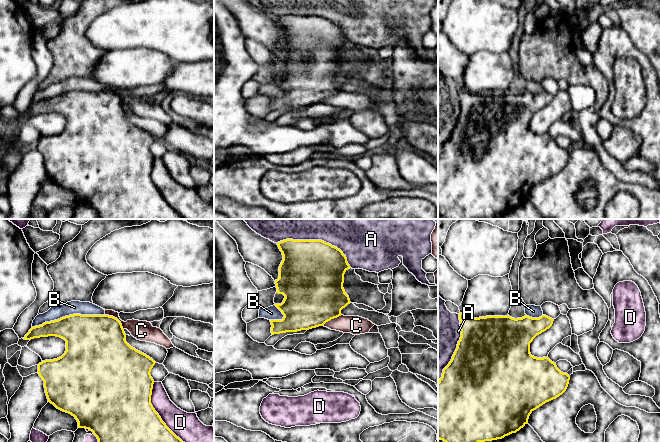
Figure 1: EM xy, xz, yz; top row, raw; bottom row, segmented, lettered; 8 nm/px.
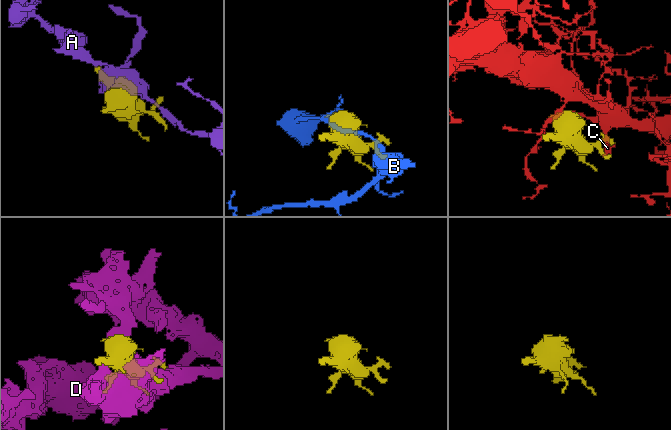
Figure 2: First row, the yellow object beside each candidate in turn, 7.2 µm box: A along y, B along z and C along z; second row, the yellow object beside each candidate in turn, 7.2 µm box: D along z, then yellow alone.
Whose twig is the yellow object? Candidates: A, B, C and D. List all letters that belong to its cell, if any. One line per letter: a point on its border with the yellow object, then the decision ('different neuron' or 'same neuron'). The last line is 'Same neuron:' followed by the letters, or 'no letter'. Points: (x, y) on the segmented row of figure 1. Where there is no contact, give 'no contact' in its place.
A: contact xz (317, 240); different neuron
B: contact xy (69, 315); different neuron
C: contact xy (116, 318); different neuron
D: contact xy (157, 413); different neuron
Same neuron: no letter

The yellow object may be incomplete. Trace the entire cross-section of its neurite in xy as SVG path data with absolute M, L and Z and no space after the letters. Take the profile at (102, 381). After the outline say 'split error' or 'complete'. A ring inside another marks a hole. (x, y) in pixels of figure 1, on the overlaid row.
M109 315L65 316L32 327L17 344L24 347L31 339L48 336L64 339L66 351L57 359L39 363L38 374L44 381L48 402L74 416L78 428L92 431L98 443L185 443L166 426L151 404L154 380L150 372L156 362L126 342L126 334L117 318Z; split error

